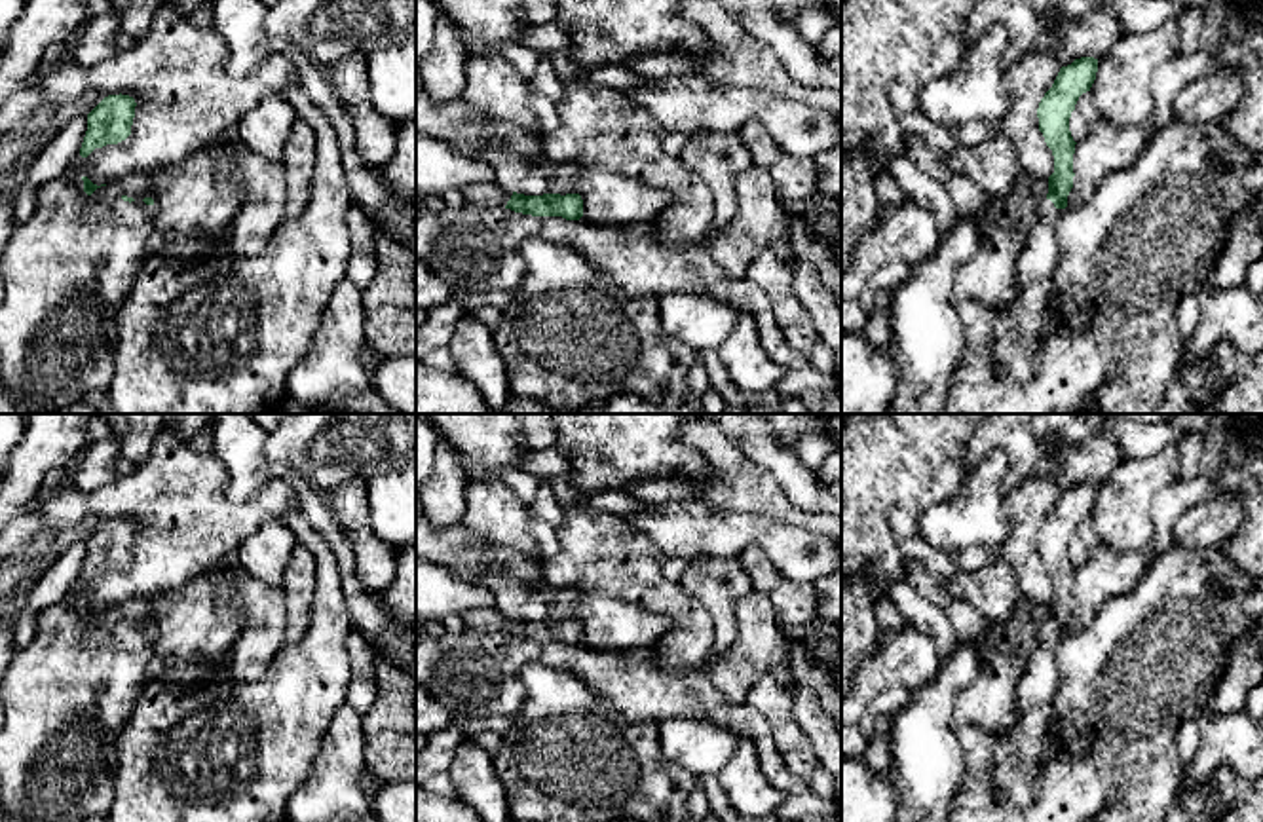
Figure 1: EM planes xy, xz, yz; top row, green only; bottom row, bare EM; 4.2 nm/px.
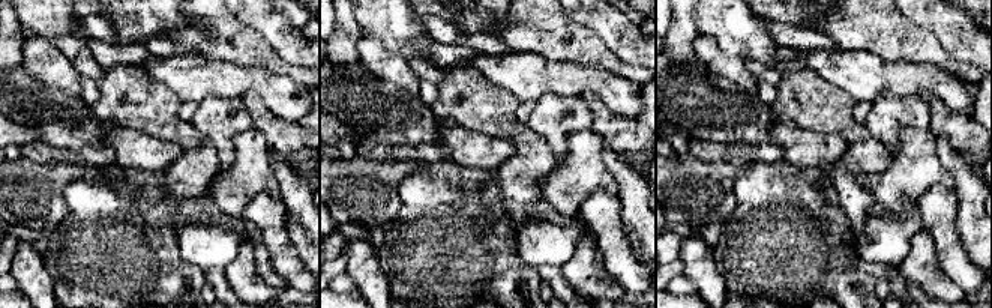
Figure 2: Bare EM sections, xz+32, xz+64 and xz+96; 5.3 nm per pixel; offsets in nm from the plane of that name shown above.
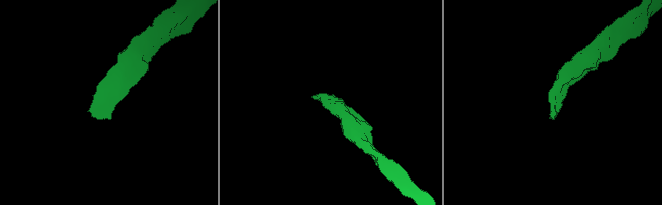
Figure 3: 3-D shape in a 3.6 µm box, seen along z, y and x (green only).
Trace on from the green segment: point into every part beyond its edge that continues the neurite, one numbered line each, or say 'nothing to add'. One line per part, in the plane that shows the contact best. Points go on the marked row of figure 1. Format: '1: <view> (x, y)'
1: yz (1018, 325)

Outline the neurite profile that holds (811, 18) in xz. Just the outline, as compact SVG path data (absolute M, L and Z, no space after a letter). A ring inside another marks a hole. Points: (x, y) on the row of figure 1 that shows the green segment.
M769 0L773 11L788 21L801 40L817 46L841 17L828 6L828 0Z

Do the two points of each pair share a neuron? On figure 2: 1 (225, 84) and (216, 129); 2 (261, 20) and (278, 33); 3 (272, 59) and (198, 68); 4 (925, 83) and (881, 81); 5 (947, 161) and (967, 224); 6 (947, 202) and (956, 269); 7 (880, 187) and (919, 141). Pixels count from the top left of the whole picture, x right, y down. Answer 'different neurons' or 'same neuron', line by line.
1: different neurons
2: same neuron
3: different neurons
4: same neuron
5: same neuron
6: same neuron
7: same neuron

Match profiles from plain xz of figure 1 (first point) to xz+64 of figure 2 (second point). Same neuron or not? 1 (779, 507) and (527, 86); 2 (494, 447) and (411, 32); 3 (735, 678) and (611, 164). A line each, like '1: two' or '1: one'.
1: two
2: one
3: two

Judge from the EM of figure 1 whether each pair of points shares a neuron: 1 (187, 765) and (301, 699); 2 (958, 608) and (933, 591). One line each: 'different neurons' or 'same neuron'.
1: same neuron
2: same neuron

